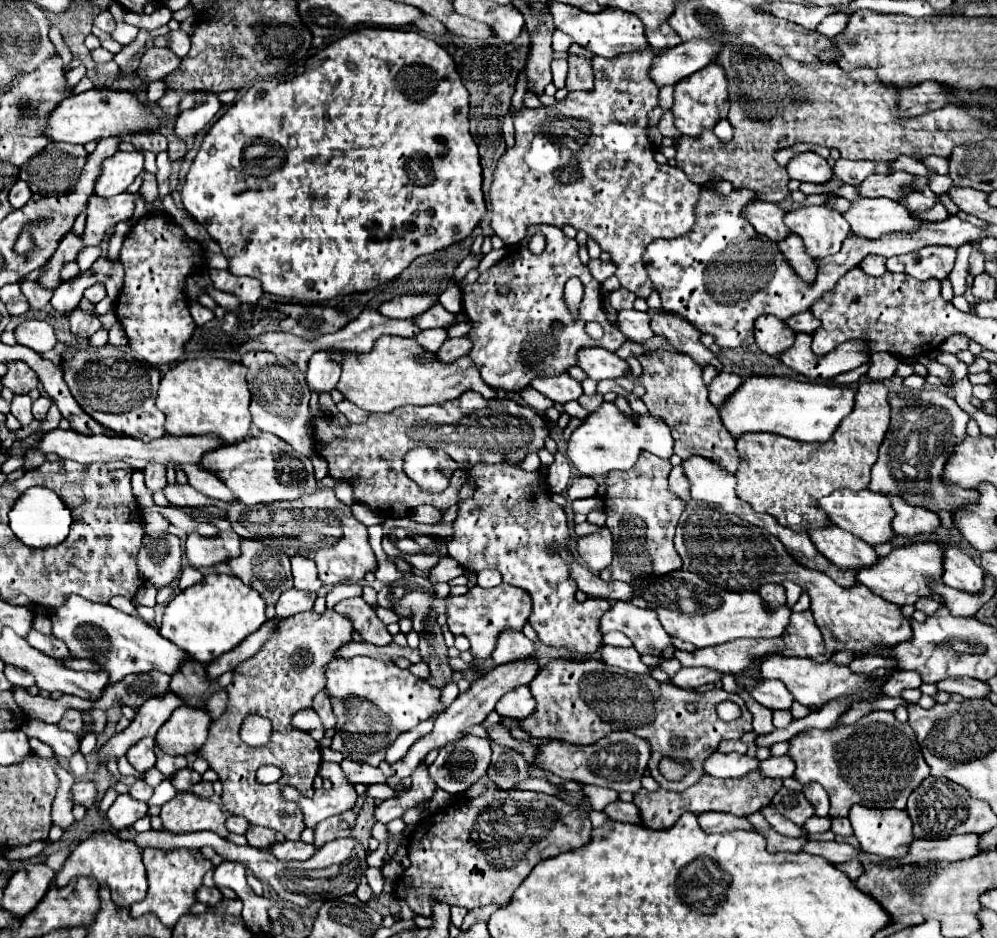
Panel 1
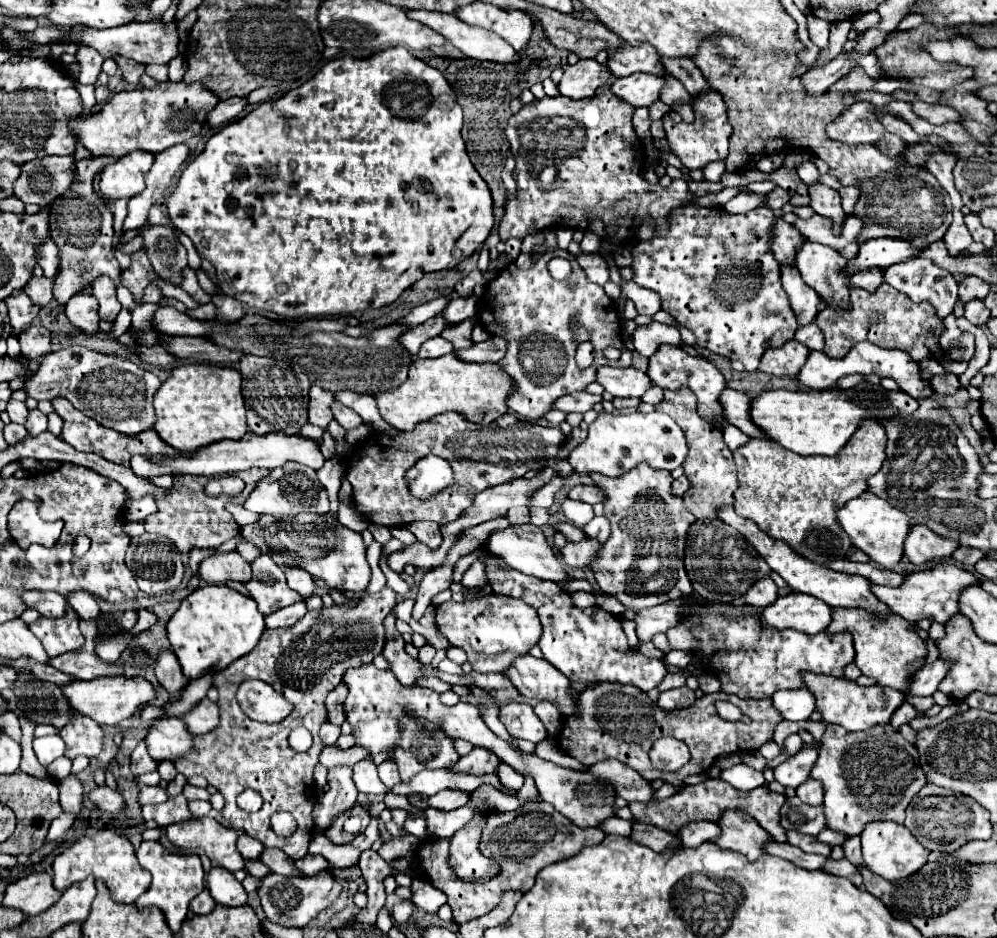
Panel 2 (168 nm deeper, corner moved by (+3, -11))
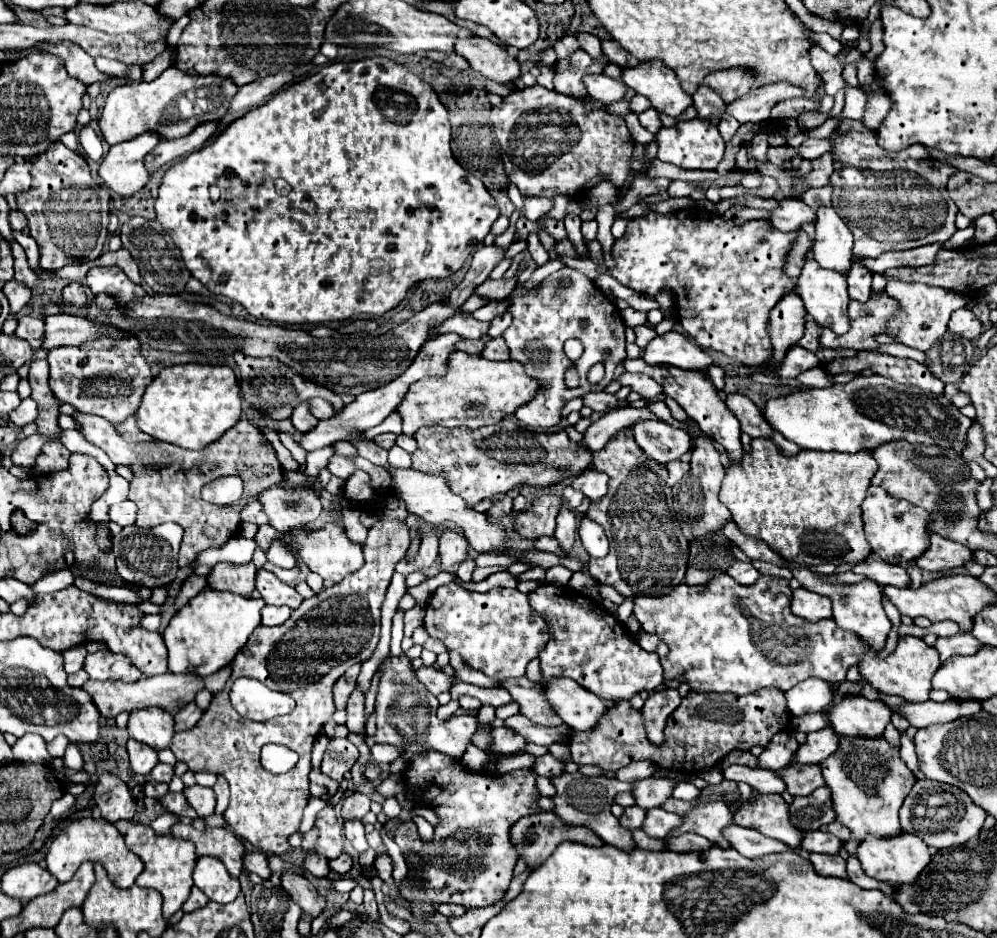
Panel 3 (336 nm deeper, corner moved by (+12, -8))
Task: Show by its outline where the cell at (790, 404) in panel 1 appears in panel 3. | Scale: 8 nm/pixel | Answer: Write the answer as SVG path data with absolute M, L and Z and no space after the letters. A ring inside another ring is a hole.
M882 375L854 377L846 385L830 385L826 389L798 391L788 397L770 399L764 415L768 423L788 441L816 451L874 451L882 443L908 441L910 445L938 445L962 455L972 419L962 415L958 407L944 395L926 393L918 387L896 383Z

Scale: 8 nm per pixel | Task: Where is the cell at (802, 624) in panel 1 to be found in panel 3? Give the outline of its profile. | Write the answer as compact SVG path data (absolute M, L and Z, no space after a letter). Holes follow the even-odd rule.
M728 573L716 575L704 585L678 585L670 595L662 597L636 597L634 615L642 623L646 633L658 635L668 647L668 655L662 657L664 679L684 681L698 693L734 693L748 695L764 687L778 687L788 691L808 677L820 677L830 683L842 683L846 671L858 665L866 653L866 643L852 631L842 631L834 619L806 623L798 619L790 609L792 589L788 579L760 575L760 579L748 587L736 583Z

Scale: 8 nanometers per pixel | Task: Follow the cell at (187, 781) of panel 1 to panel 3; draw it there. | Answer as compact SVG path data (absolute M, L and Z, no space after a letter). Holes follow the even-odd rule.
M190 787L190 789L184 789L184 795L188 799L188 803L196 809L198 817L208 817L214 813L214 807L216 807L216 795L212 789L206 789L206 787Z

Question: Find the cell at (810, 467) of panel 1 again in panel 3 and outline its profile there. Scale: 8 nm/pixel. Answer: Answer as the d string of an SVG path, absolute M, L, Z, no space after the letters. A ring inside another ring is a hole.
M754 439L754 449L750 453L744 453L742 463L730 465L726 469L726 477L720 489L720 501L728 507L728 511L732 513L732 521L744 535L764 541L786 561L794 561L798 565L856 565L872 553L870 543L866 543L862 531L860 505L866 497L866 489L870 487L870 479L874 477L877 469L878 463L870 451L860 451L852 455L806 449L794 457L784 457L772 441Z

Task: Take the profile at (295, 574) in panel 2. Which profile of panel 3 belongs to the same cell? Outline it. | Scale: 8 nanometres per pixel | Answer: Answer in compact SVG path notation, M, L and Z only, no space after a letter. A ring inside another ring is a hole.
M274 541L268 549L268 561L278 565L278 567L284 567L284 569L292 569L296 567L296 559L294 555L290 555L290 549L286 547L284 541Z

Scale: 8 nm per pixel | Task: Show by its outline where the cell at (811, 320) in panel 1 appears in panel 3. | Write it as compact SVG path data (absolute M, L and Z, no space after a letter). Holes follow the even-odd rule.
M808 321L808 323L806 323L806 333L804 333L804 337L798 341L798 345L814 353L814 351L820 347L820 333L822 333L822 331L820 331L820 325Z

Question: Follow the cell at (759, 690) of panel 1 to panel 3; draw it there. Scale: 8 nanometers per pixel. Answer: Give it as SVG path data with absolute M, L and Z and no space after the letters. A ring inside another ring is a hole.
M806 679L786 691L788 709L792 715L806 713L824 713L834 701L834 683L826 683L824 679Z

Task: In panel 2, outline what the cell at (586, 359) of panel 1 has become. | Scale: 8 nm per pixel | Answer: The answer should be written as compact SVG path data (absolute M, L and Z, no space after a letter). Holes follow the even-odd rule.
M601 366L597 370L595 380L609 394L621 396L621 398L629 398L629 396L641 398L651 384L645 372L639 372L635 368L611 368L611 366Z

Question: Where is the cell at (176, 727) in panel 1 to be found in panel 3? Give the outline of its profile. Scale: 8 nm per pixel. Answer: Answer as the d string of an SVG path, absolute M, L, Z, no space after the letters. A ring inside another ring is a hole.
M156 707L130 711L128 733L132 739L160 751L166 749L174 737L174 719L168 711Z

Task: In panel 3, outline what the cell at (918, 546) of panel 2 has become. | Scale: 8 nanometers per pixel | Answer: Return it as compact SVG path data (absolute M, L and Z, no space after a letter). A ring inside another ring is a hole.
M930 533L930 549L916 559L916 565L926 571L946 573L950 569L966 565L968 561L974 561L974 555L968 551L968 547L944 539L938 533Z

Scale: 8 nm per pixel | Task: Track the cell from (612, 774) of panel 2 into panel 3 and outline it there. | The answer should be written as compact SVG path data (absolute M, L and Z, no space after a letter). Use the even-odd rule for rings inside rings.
M648 777L642 781L634 783L634 797L638 807L642 807L644 811L654 809L654 807L662 807L662 803L666 799L672 797L672 791L676 787L680 779L662 779L662 777Z

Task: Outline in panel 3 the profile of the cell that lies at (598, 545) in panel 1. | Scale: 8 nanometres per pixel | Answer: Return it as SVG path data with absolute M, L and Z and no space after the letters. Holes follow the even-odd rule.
M562 505L560 513L558 513L558 519L556 519L554 537L568 551L572 547L572 543L574 543L574 535L576 535L576 513L570 507Z

